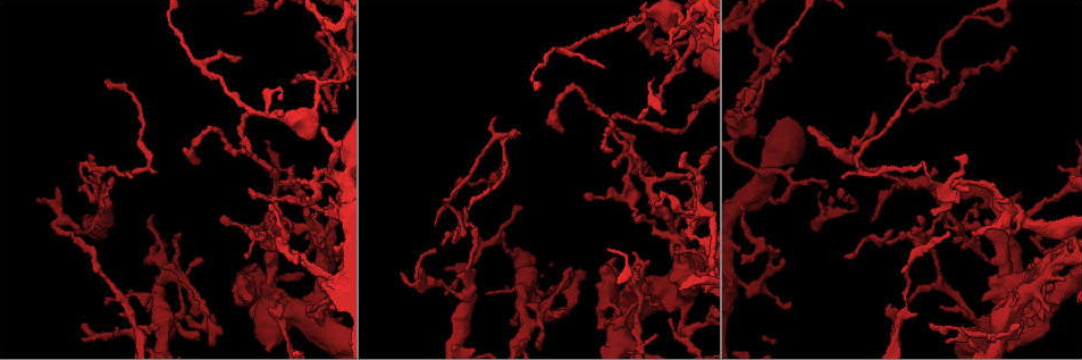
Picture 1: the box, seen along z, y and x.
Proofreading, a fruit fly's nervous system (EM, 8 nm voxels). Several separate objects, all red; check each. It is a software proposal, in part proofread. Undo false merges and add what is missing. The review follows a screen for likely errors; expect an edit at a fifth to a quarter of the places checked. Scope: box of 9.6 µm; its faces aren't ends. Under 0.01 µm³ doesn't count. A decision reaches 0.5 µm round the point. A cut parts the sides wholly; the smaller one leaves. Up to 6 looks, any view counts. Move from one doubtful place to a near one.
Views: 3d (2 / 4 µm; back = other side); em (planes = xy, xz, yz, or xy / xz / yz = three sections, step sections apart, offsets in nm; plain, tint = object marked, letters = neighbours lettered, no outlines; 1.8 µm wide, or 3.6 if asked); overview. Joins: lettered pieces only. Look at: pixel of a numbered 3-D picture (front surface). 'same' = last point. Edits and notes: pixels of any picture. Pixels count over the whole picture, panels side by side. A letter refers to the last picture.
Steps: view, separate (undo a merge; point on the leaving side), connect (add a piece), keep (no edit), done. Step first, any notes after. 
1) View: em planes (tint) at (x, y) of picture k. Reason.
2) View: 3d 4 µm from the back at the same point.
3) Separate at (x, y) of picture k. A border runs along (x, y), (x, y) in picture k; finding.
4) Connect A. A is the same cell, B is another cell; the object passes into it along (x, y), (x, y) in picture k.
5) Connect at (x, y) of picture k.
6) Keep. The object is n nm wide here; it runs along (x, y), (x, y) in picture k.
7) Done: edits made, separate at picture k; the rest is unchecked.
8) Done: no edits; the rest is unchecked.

View: em 3.6 µm yz step 16 (tint) at (535, 288) of picture 1. Two arms at a narrow angle.

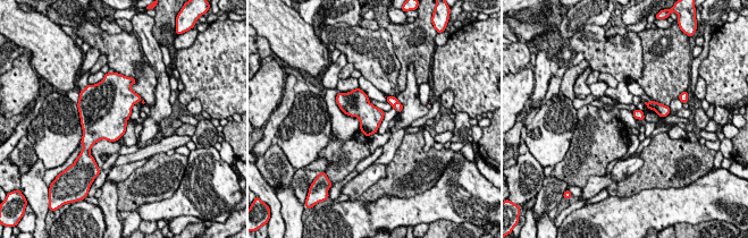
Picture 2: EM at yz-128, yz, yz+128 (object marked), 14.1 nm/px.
View: em 3.6 µm xz step 4 (tint) at the same point. Cut it another way.

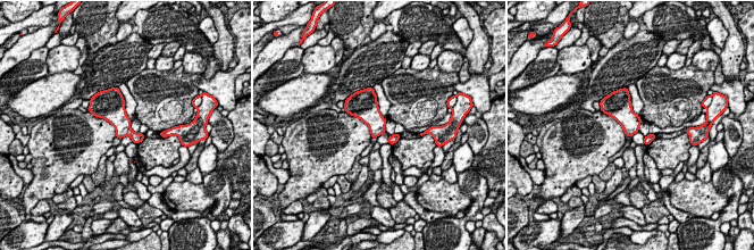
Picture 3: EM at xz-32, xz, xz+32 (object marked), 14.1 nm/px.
View: em 3.6 µm xz step 4 (letters) at the same point. What lies round it.

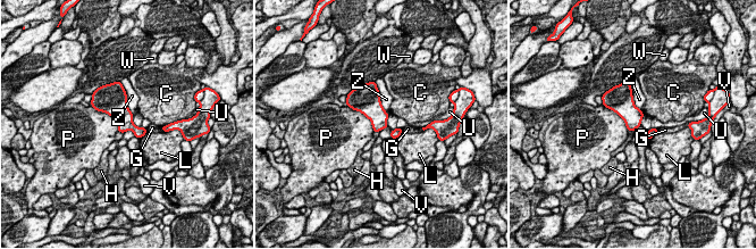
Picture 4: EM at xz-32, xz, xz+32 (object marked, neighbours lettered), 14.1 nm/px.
Keep. The longest contact is with P, 550 nm; C, G, H, L, P, U, V, W and Z are other cells; a border runs along (396, 127), (402, 129) in picture 4; all the same cell.

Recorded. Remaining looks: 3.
View: em planes (letters) at (929, 106) of picture 1. Abrupt turn.

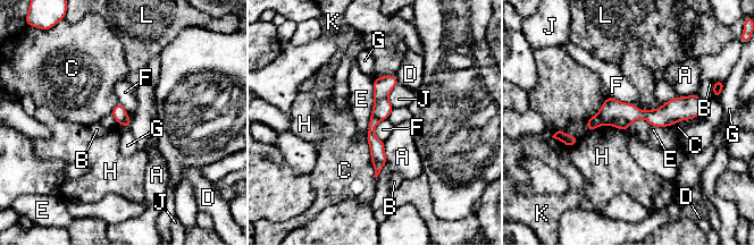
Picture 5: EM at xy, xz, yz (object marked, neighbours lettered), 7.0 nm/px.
Separate at (622, 124) of picture 5. The object is 100 nm wide here; the longest contact is with E, 420 nm; A, B, C, D, E, F, G, H, J, K and L are other cells; a second cell is stuck on.

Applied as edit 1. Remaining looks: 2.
Done: edits made, separate at picture 5; the rest is unchecked.

